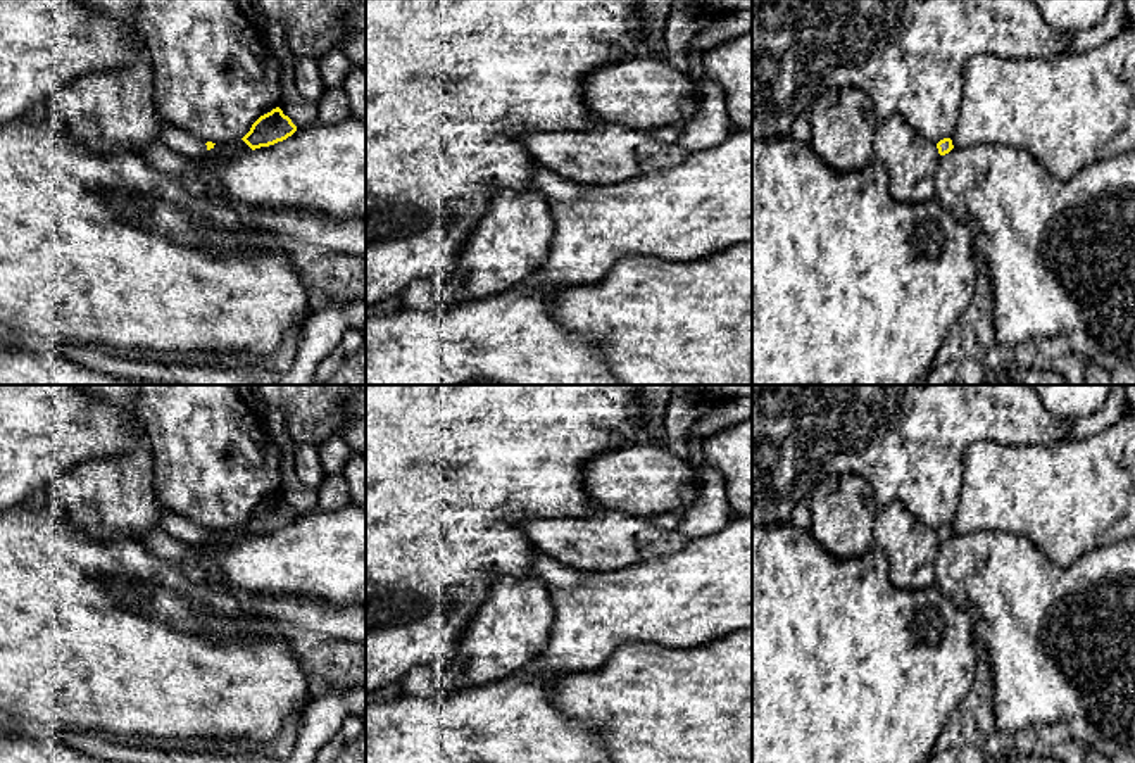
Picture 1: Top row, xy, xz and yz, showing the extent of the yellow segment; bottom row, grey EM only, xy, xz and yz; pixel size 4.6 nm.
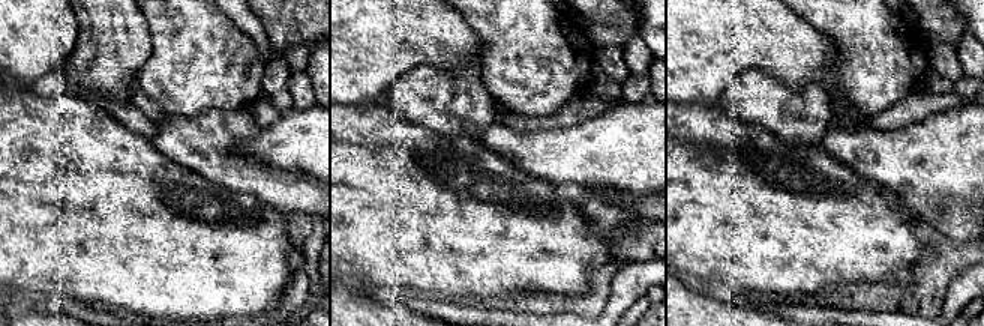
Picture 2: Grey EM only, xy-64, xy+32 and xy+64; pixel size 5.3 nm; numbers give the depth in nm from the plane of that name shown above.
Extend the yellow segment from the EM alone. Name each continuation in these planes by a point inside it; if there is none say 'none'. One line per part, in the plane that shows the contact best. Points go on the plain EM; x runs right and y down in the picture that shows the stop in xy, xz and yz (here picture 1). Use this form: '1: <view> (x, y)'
1: xy (176, 525)

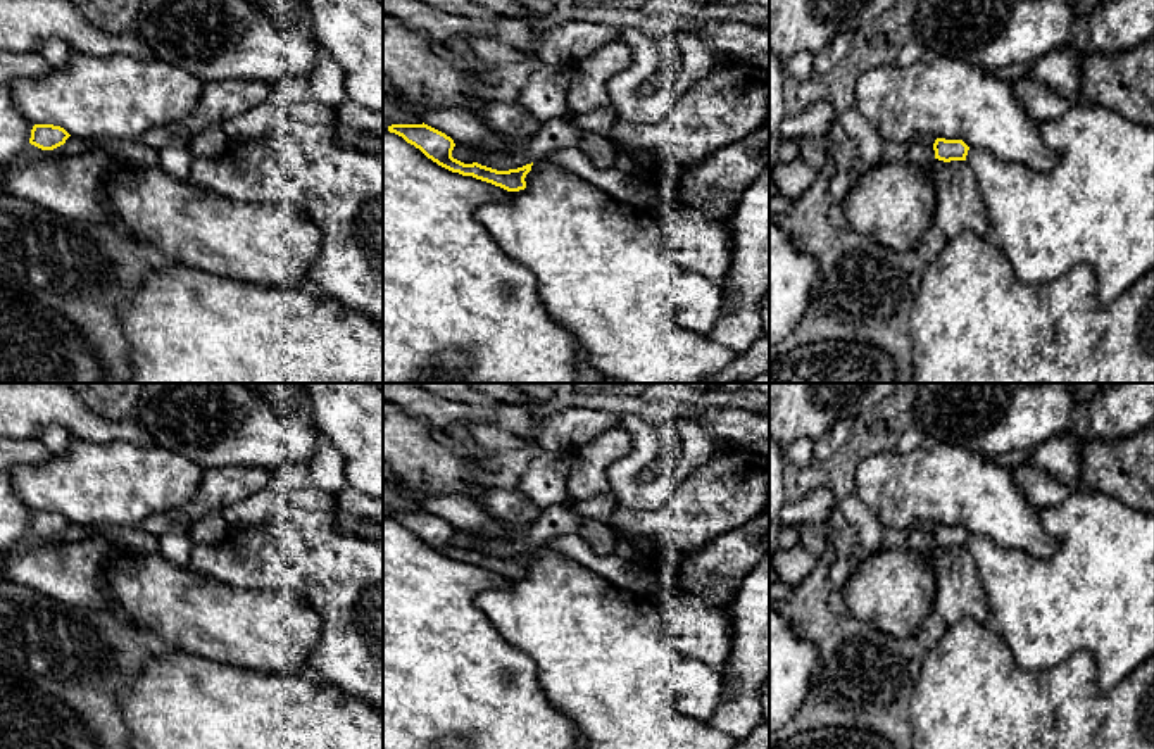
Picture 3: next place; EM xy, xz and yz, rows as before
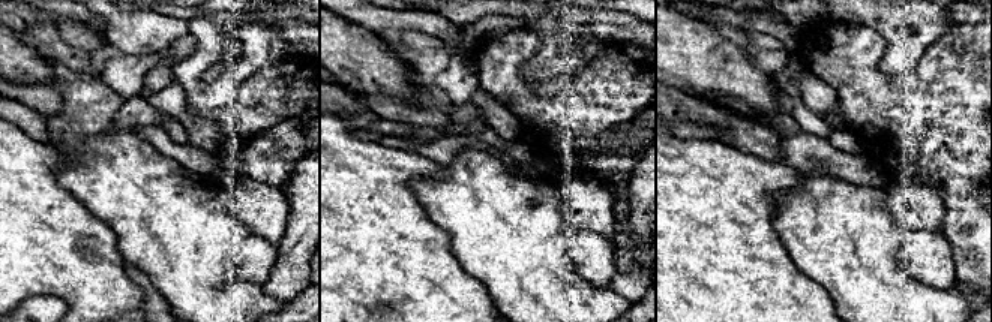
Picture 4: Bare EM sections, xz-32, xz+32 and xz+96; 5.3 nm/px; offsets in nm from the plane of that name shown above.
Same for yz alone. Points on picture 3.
none

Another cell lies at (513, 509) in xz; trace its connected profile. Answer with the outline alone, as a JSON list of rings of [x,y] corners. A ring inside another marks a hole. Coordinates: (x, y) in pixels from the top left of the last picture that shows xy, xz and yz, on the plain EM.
[[[483,487],[476,494],[474,500],[488,518],[505,528],[500,535],[473,533],[486,544],[495,540],[517,540],[524,537],[531,523],[540,514],[538,506],[533,504],[519,488],[507,490],[500,487]]]

